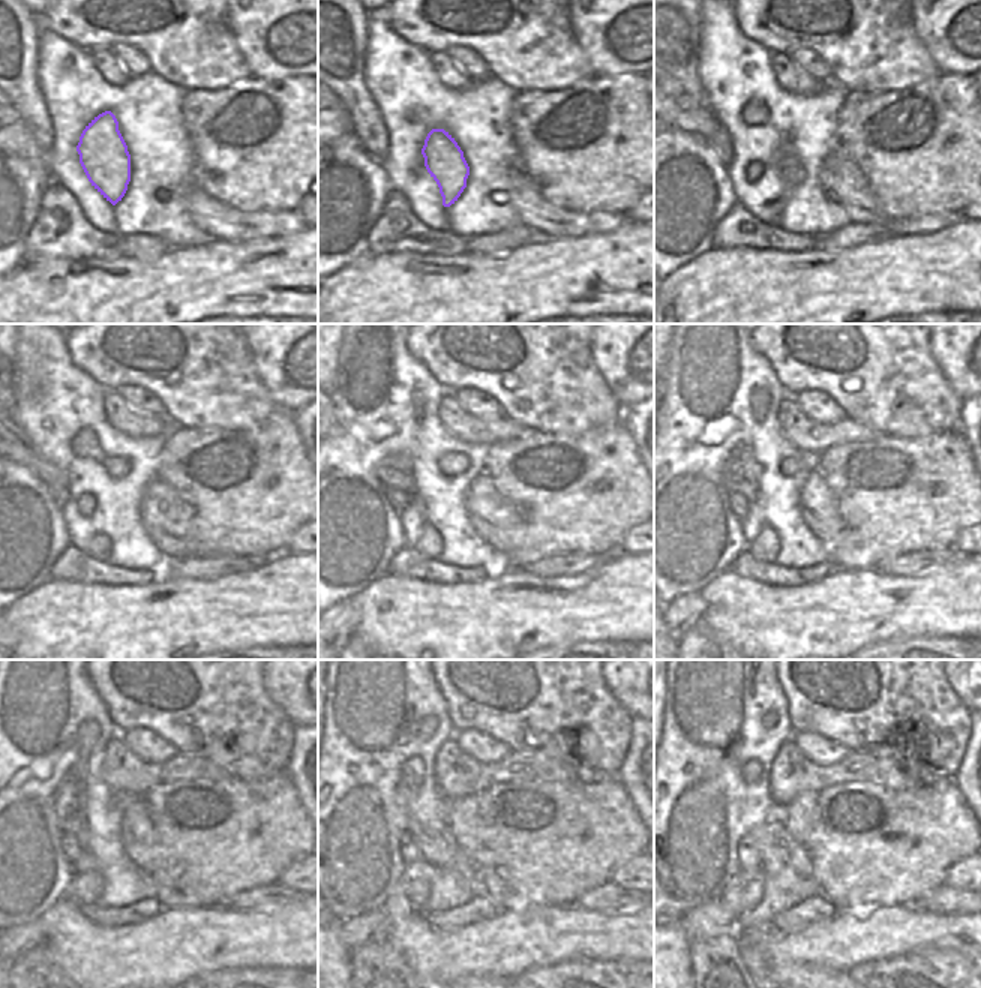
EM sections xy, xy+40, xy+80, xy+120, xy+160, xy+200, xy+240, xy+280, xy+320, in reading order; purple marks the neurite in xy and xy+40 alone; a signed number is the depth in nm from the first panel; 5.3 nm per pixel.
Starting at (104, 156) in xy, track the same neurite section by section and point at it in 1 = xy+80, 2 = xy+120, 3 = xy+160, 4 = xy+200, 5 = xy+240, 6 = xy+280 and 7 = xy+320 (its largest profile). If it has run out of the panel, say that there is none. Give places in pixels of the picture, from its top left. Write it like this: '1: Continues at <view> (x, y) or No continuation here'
1: Continues at xy+80 (786, 164)
2: Continues at xy+120 (99, 547)
3: Continues at xy+160 (431, 543)
4: Continues at xy+200 (764, 547)
5: Continues at xy+240 (84, 889)
6: Continues at xy+280 (417, 889)
7: Continues at xy+320 (753, 892).

